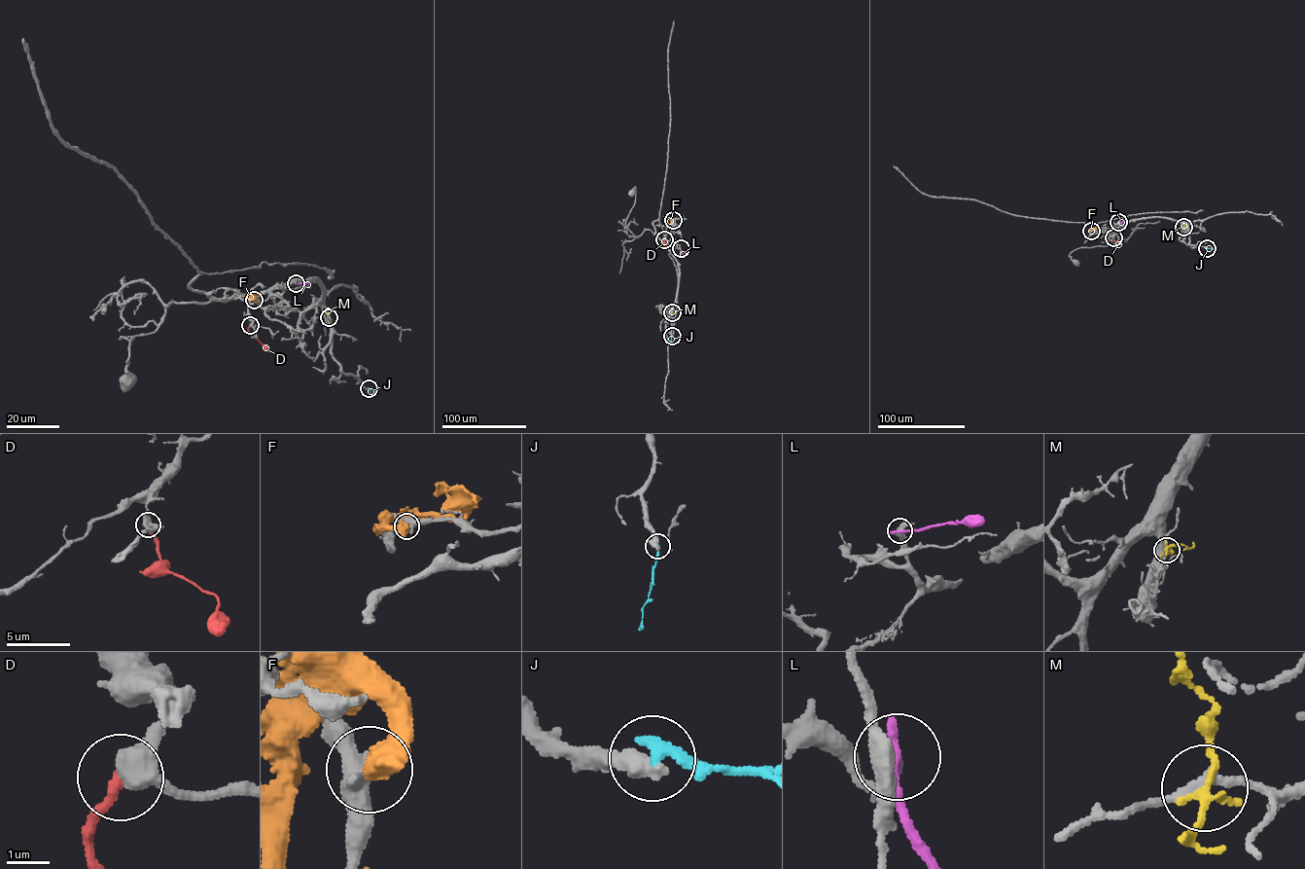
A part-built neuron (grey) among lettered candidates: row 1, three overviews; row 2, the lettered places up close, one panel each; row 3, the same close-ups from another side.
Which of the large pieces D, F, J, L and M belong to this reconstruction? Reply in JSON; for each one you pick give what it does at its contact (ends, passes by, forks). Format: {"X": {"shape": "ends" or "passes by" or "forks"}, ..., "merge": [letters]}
{"merge": []}

